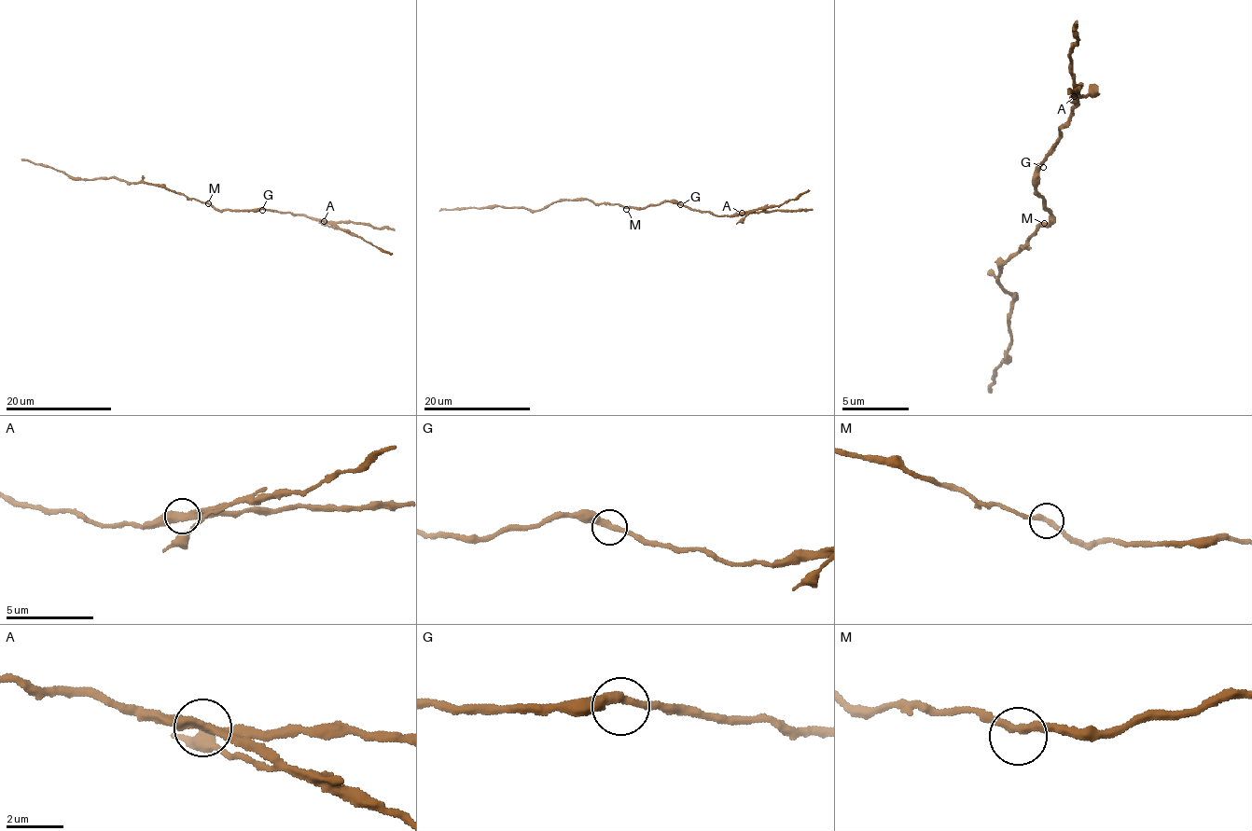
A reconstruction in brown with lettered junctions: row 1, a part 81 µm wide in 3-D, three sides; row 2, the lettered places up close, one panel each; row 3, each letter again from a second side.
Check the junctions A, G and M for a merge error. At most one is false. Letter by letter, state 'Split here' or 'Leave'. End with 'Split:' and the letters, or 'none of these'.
A: Split here
G: Leave
M: Leave
Split: A

